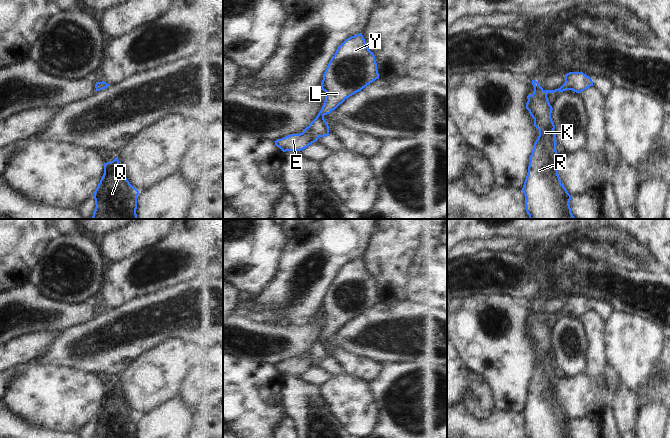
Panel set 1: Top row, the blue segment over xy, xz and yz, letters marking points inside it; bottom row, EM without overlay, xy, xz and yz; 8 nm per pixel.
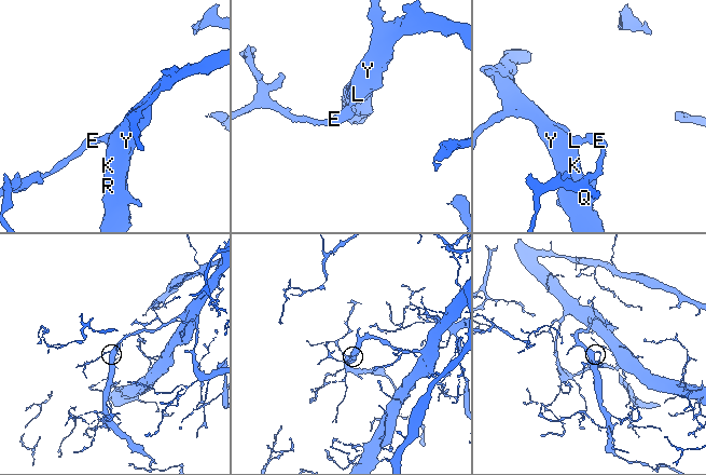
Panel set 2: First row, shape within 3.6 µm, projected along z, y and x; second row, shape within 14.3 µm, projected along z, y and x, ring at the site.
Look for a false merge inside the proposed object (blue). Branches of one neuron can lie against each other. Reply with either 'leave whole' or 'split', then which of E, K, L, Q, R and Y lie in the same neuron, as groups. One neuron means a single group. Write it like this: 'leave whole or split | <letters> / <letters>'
leave whole | E K L Q R Y

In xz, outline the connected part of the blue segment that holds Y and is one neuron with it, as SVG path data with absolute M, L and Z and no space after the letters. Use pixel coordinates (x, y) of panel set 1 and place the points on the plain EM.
M362 257L347 262L336 274L331 282L321 306L321 314L325 315L324 328L316 342L300 358L291 358L281 363L277 363L275 369L283 376L301 375L312 367L316 366L319 361L325 361L329 358L329 350L324 340L330 338L347 322L361 315L367 309L379 303L377 287L373 276L369 274Z

